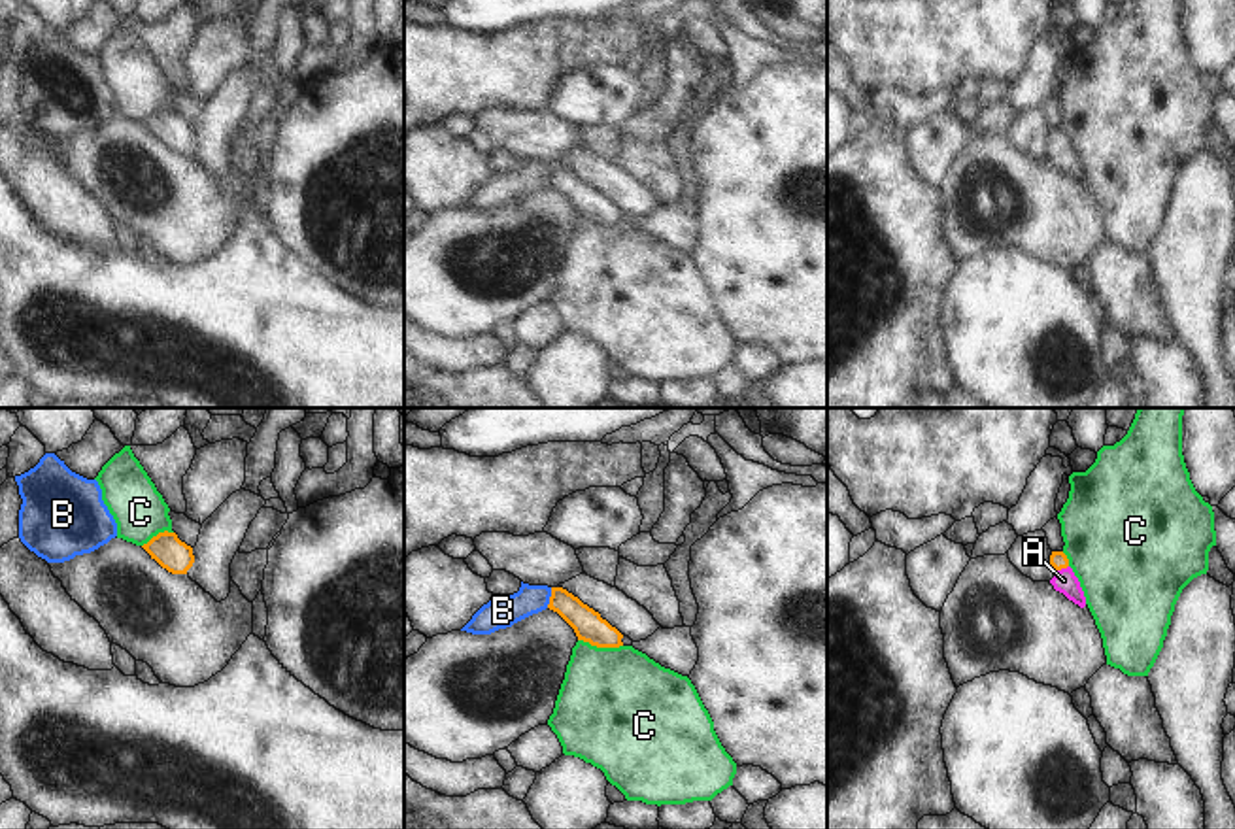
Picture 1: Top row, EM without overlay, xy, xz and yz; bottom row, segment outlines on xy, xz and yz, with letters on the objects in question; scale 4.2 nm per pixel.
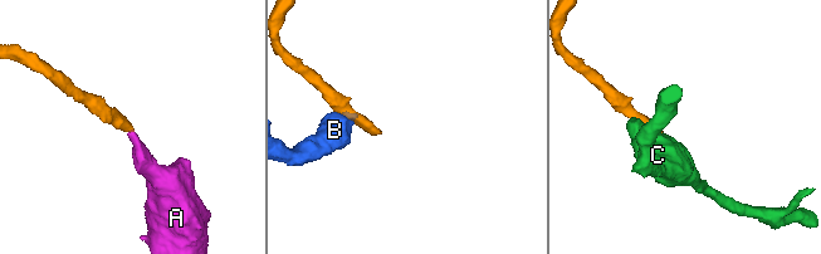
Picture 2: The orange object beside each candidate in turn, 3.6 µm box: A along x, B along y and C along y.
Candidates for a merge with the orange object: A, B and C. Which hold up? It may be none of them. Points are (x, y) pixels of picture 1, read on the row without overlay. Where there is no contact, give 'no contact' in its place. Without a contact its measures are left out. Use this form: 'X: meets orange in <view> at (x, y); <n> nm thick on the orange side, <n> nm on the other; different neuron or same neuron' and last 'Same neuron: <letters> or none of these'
A: meets orange in yz at (1062, 144); 80 nm thick on the orange side, 100 nm on the other; same neuron
B: meets orange in xz at (550, 174); 130 nm thick on the orange side, 140 nm on the other; different neuron
C: meets orange in xz at (601, 223); 130 nm thick on the orange side, 480 nm on the other; different neuron
Same neuron: A

